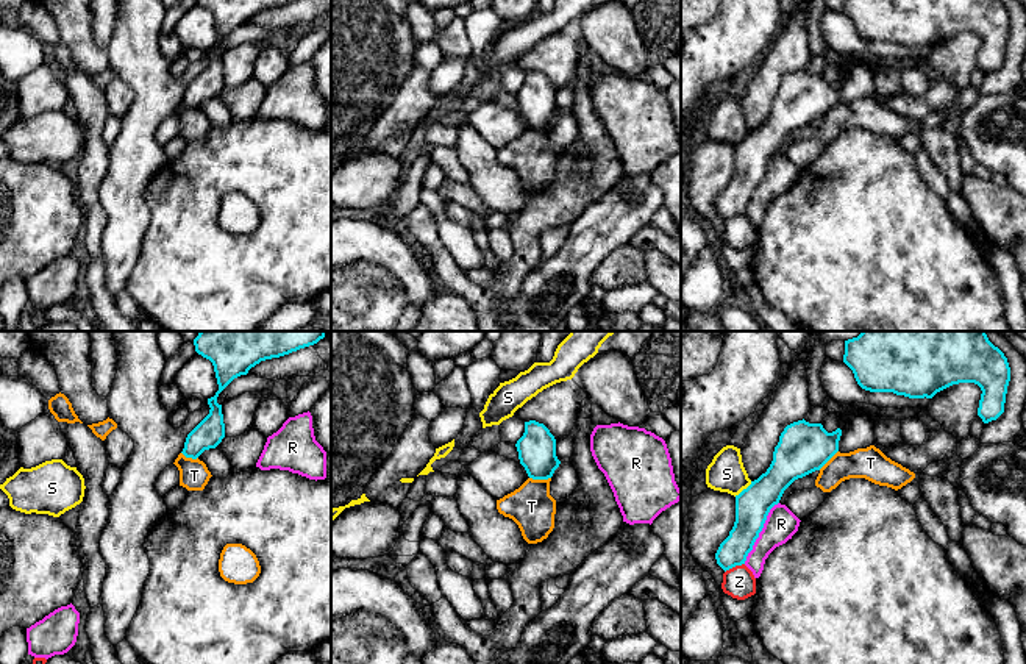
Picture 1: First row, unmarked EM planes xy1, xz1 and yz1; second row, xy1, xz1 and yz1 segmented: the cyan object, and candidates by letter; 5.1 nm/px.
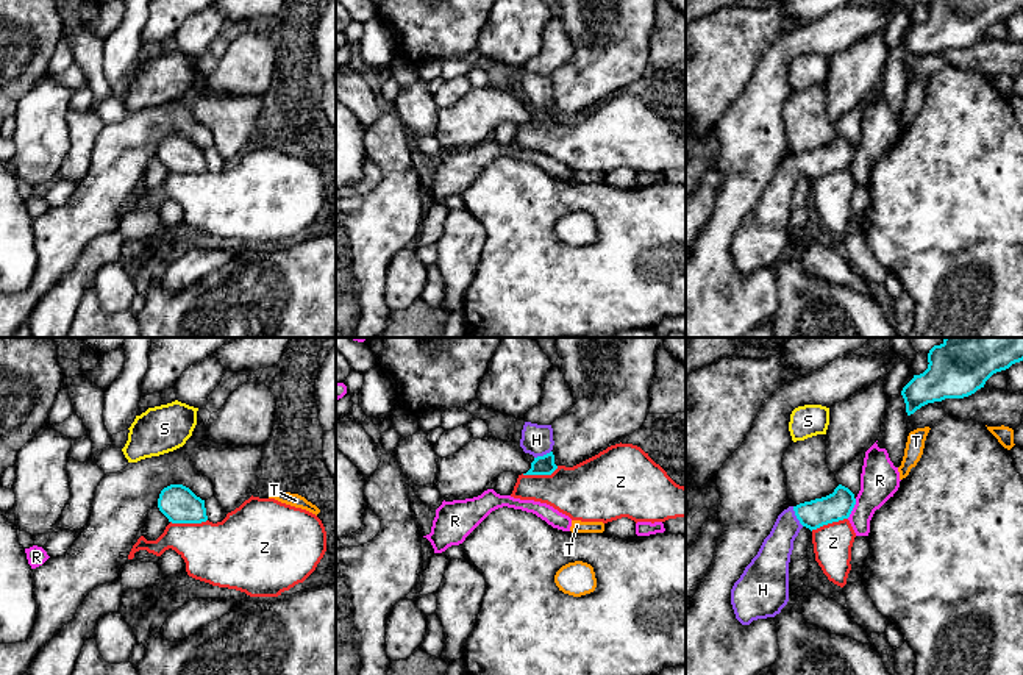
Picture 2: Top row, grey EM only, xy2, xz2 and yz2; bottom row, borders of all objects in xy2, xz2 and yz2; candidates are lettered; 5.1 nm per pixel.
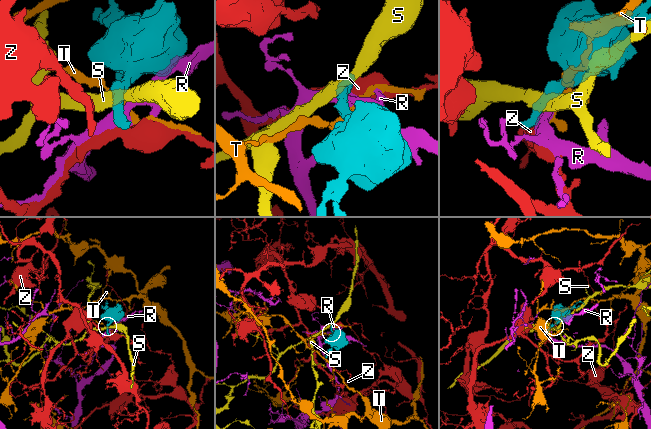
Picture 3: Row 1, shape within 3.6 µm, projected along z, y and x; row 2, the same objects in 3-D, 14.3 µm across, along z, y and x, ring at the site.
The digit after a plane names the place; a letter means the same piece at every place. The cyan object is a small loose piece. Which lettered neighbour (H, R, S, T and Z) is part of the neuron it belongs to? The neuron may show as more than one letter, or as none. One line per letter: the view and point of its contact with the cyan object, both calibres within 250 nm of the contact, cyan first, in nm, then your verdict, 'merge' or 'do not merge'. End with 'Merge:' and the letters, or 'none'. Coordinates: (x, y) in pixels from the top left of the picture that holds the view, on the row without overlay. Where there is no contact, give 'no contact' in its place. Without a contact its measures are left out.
H: contact yz2 (797, 166); calibres 150 and 170 nm; merge
R: contact yz1 (759, 182); calibres 180 and 170 nm; do not merge
S: contact yz1 (744, 139); calibres 180 and 190 nm; do not merge
T: contact xz1 (541, 128); calibres 190 and 240 nm; do not merge
Z: contact xy2 (188, 172); calibres 190 and 340 nm; do not merge
Merge: H

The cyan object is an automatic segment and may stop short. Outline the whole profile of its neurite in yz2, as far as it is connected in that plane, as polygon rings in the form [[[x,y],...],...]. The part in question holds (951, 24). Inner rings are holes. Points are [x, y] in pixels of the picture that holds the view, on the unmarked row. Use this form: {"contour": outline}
{"contour": [[[929,0],[928,19],[914,25],[901,45],[907,66],[928,53],[964,48],[996,22],[1023,11],[1023,0]]]}

